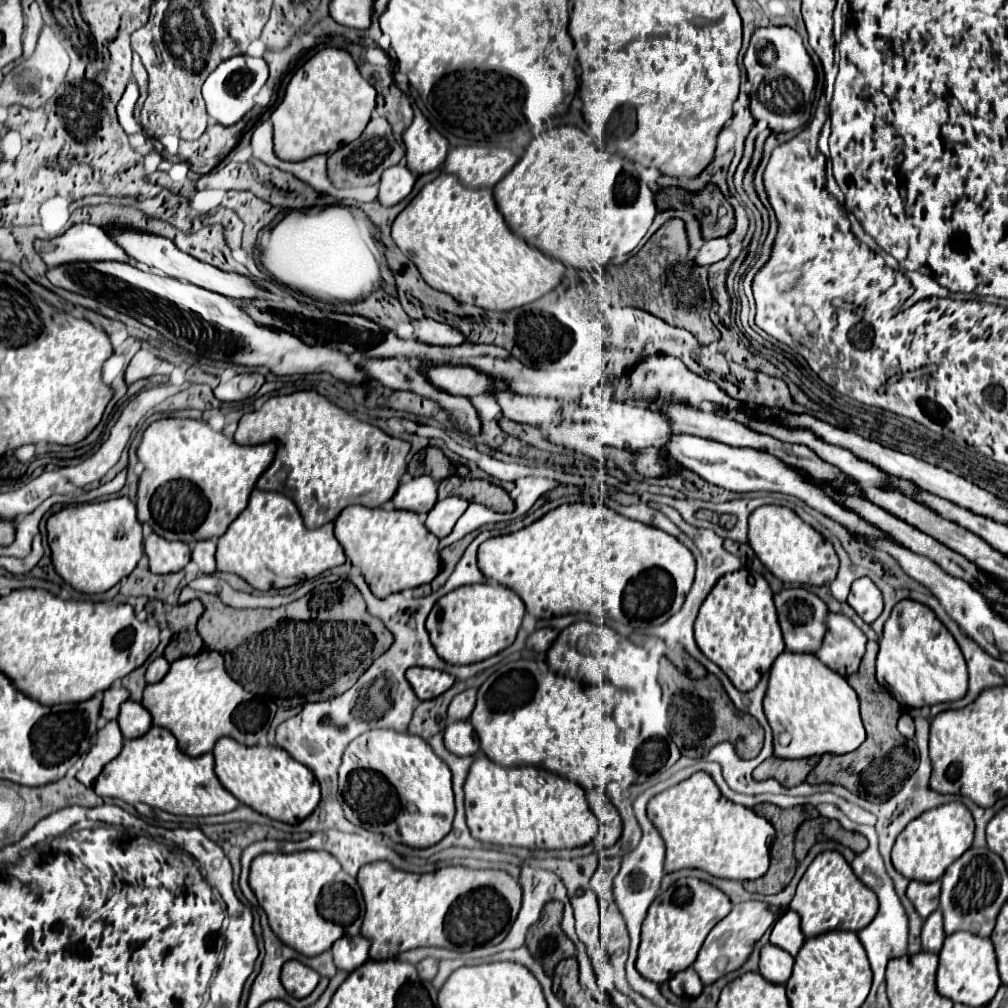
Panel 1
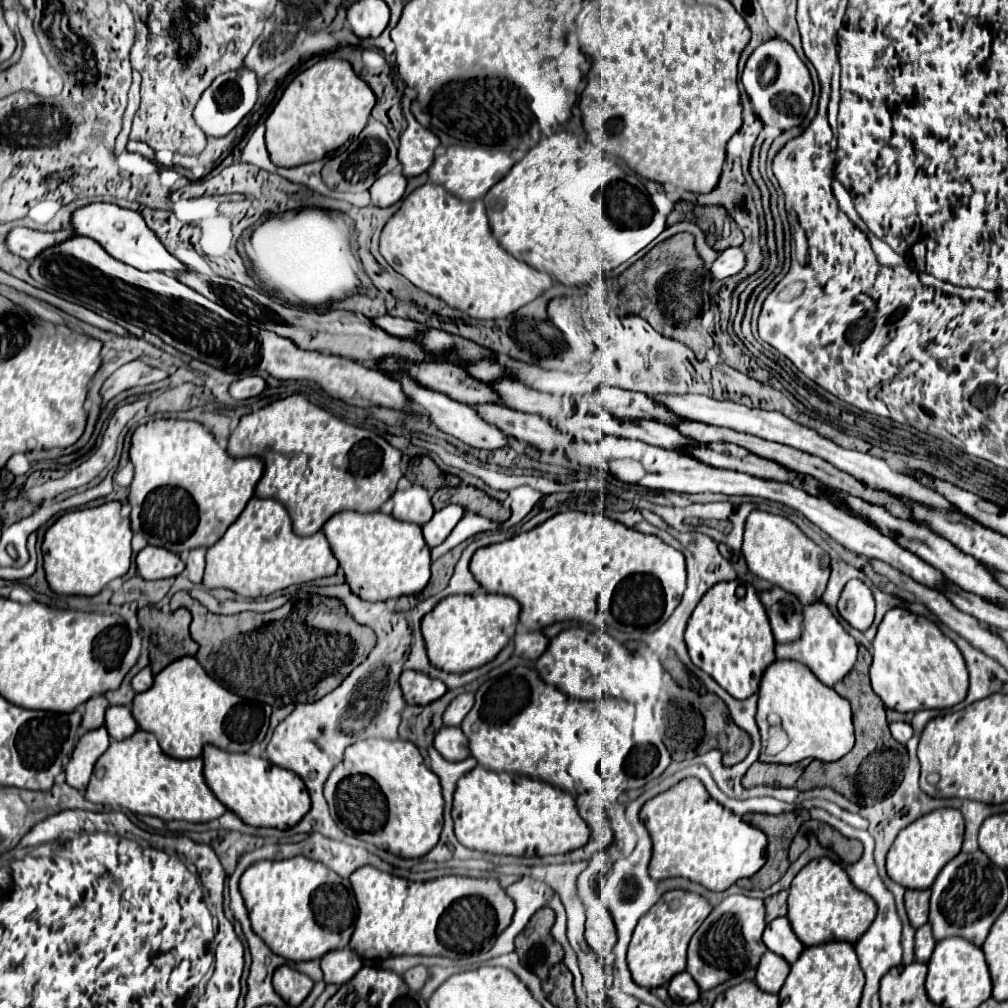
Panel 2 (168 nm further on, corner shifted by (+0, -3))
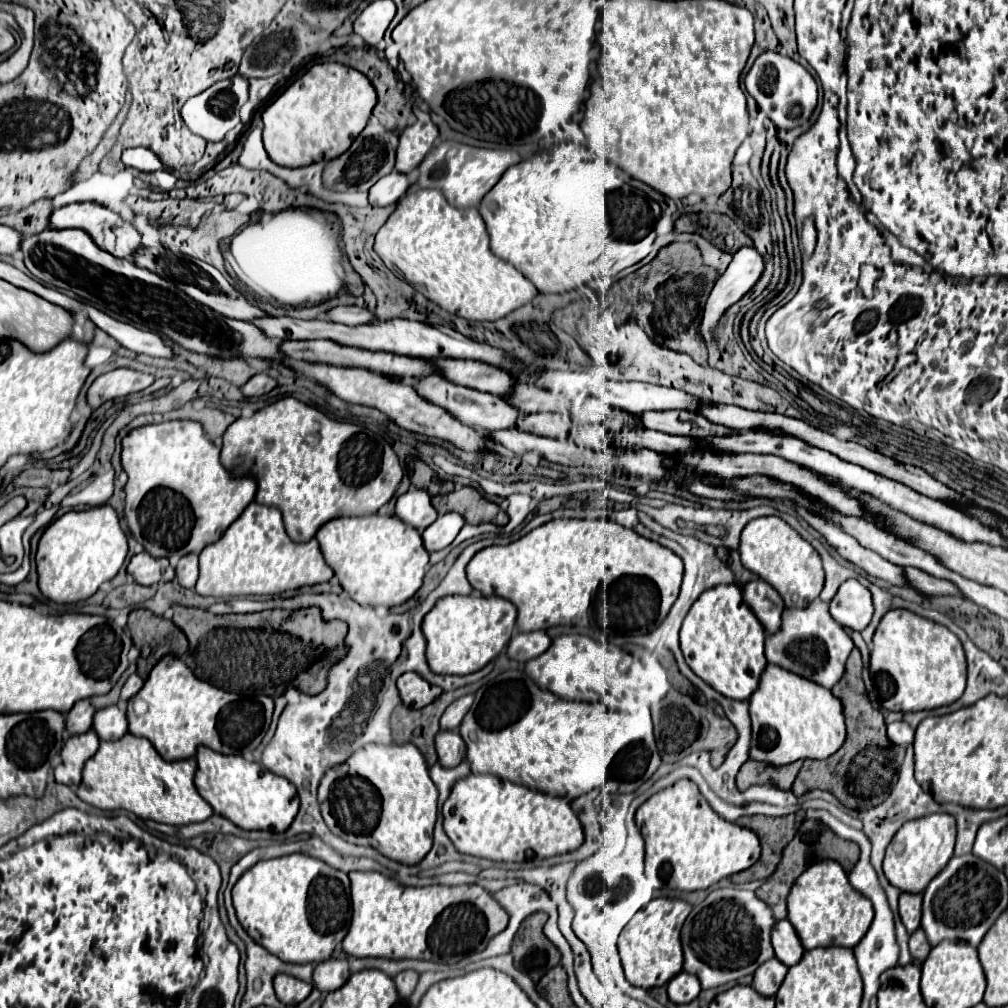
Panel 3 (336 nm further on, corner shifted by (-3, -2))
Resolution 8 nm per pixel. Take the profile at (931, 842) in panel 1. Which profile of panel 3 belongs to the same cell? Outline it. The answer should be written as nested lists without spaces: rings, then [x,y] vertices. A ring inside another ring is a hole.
[[[930,814],[912,822],[906,822],[896,836],[892,838],[886,858],[884,858],[884,874],[902,892],[924,892],[930,880],[948,864],[954,854],[956,844],[956,820],[950,814]]]

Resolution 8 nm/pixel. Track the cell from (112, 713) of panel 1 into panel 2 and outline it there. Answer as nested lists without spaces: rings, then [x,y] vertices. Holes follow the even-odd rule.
[[[97,695],[97,697],[91,697],[87,703],[85,703],[85,713],[83,713],[83,721],[81,721],[81,727],[83,729],[97,729],[103,725],[103,719],[105,719],[105,709],[109,707],[107,699],[103,695]]]

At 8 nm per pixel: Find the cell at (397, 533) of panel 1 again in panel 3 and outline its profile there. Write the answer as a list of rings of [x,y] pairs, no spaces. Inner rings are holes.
[[[354,516],[354,518],[334,518],[326,522],[318,532],[316,540],[320,542],[320,550],[326,558],[326,562],[332,566],[336,578],[340,580],[342,588],[362,606],[398,606],[412,598],[426,576],[428,570],[428,552],[422,544],[422,536],[416,528],[404,524],[398,516]]]

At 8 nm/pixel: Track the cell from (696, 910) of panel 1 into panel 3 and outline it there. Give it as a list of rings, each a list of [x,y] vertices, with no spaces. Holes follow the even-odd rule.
[[[656,898],[646,908],[642,908],[624,928],[618,938],[618,950],[622,958],[622,966],[626,972],[626,980],[640,988],[664,986],[672,980],[674,974],[682,970],[682,944],[680,930],[692,912],[692,904],[680,898]]]

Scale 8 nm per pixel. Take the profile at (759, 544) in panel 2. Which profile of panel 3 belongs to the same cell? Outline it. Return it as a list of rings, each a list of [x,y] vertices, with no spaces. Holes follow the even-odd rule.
[[[762,516],[750,520],[742,530],[738,552],[744,568],[758,574],[764,582],[776,588],[784,598],[786,608],[804,608],[806,604],[816,600],[824,588],[820,554],[788,522],[778,516]]]

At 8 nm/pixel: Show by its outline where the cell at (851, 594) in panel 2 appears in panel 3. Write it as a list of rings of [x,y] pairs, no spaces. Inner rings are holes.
[[[846,580],[830,602],[830,614],[840,626],[862,632],[874,614],[870,590],[858,580]]]

